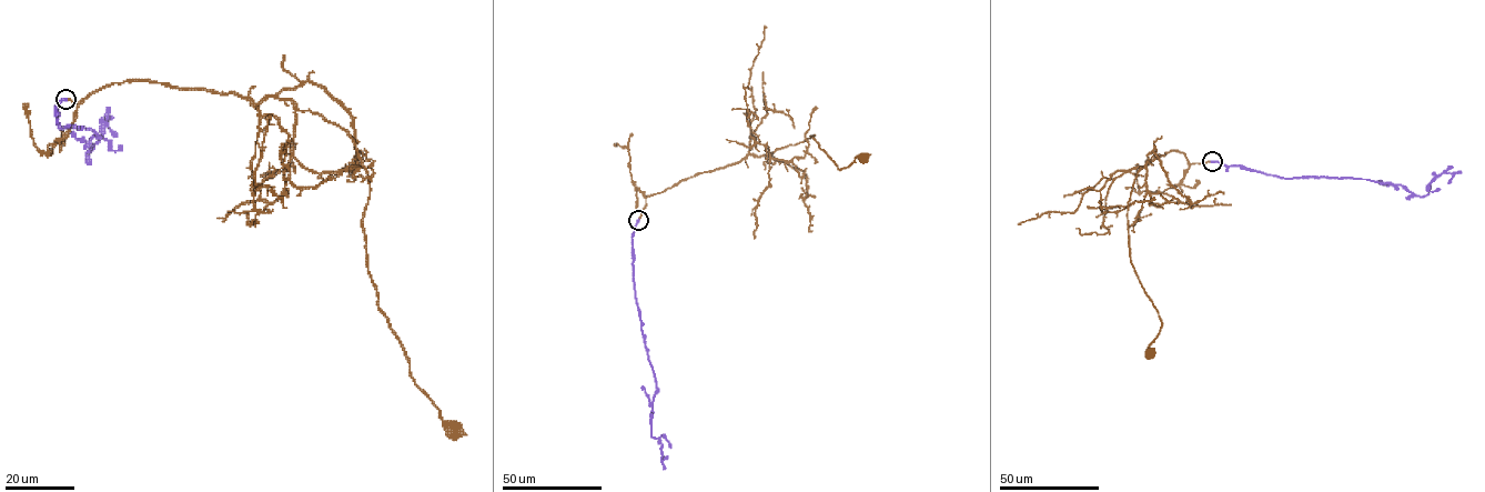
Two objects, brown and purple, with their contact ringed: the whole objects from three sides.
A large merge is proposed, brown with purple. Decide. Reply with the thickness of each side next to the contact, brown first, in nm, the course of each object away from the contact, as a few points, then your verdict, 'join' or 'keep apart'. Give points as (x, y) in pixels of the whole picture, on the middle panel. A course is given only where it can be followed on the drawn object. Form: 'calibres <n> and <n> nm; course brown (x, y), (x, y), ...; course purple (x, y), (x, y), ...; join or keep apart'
calibres 360 and 600 nm; course brown (638, 220), (647, 197), (815, 134), (810, 137), (839, 170), (862, 157); course purple (638, 220), (632, 237), (633, 282), (656, 390), (649, 421), (650, 435), (662, 444), (662, 462), (668, 457); join

